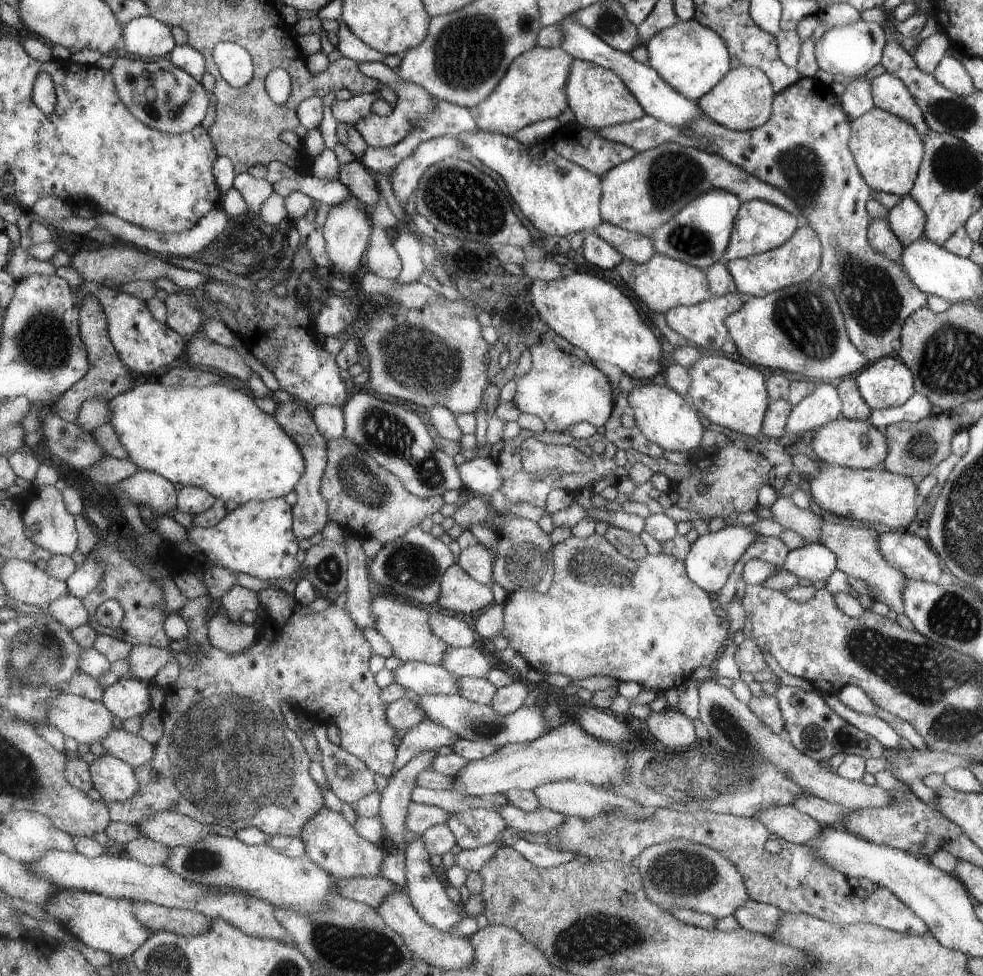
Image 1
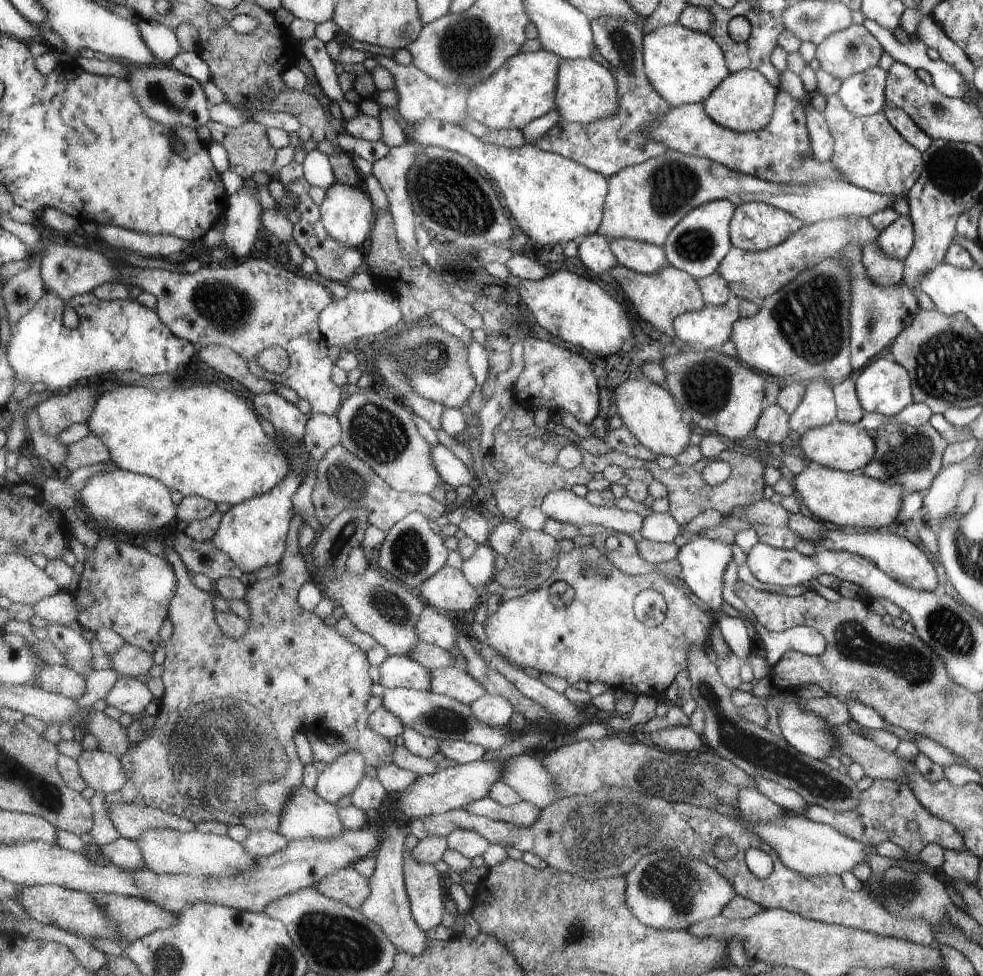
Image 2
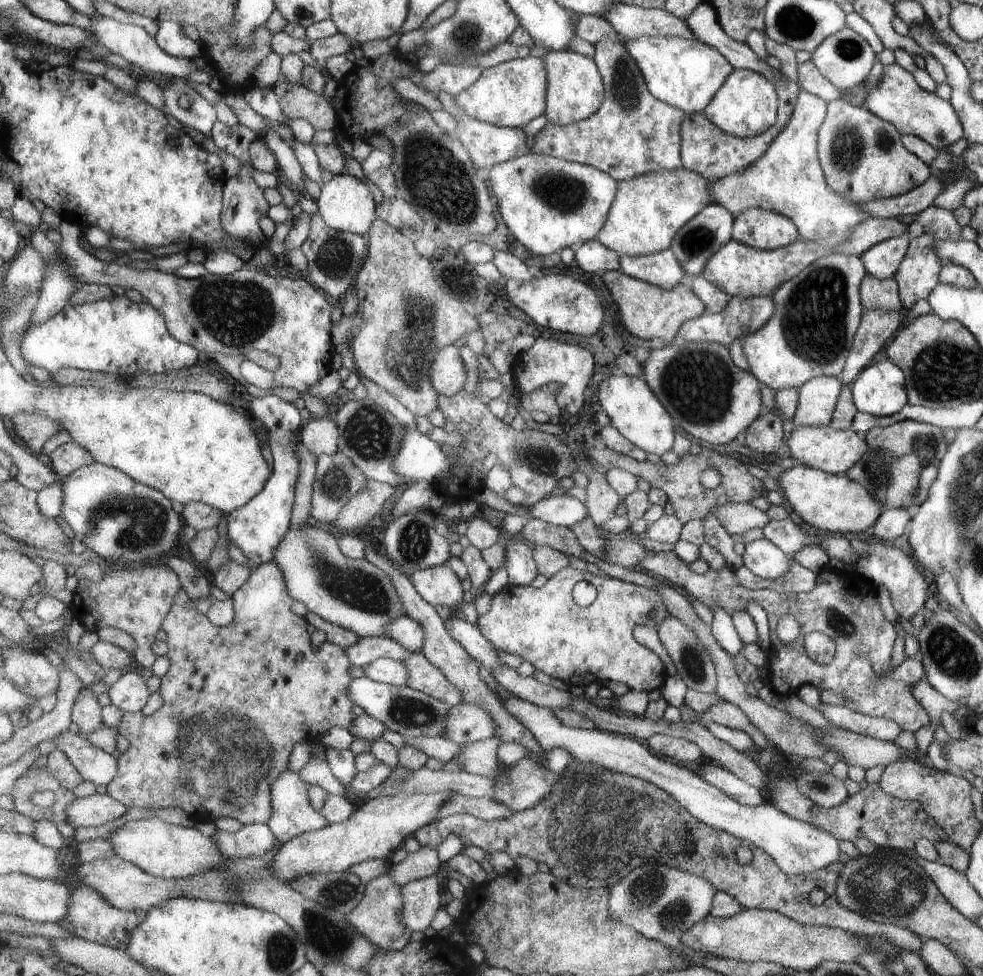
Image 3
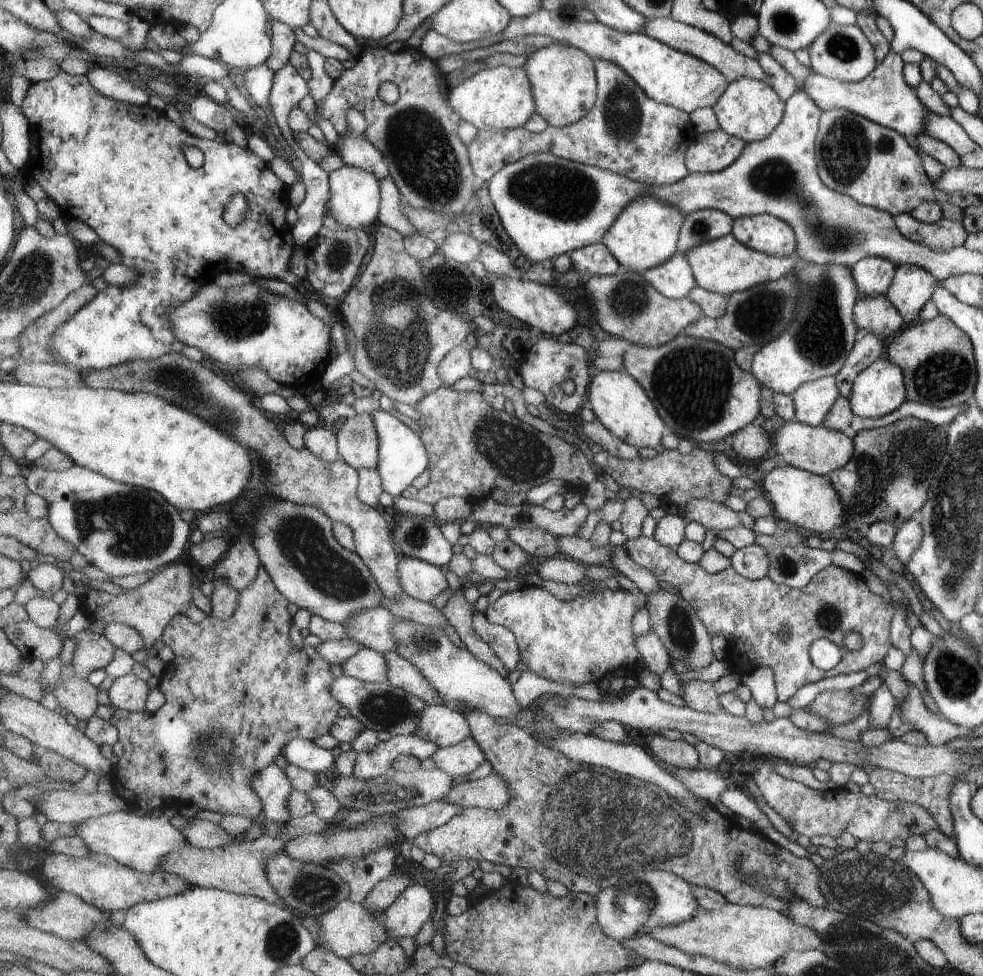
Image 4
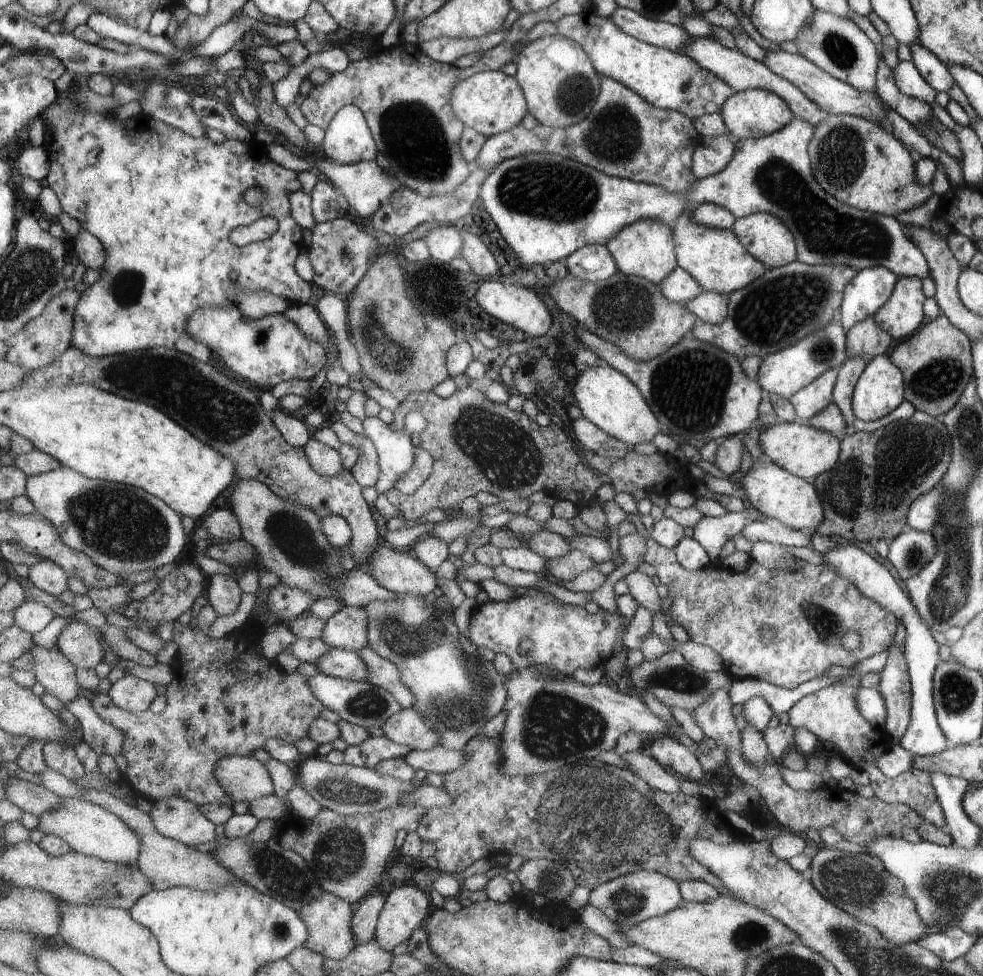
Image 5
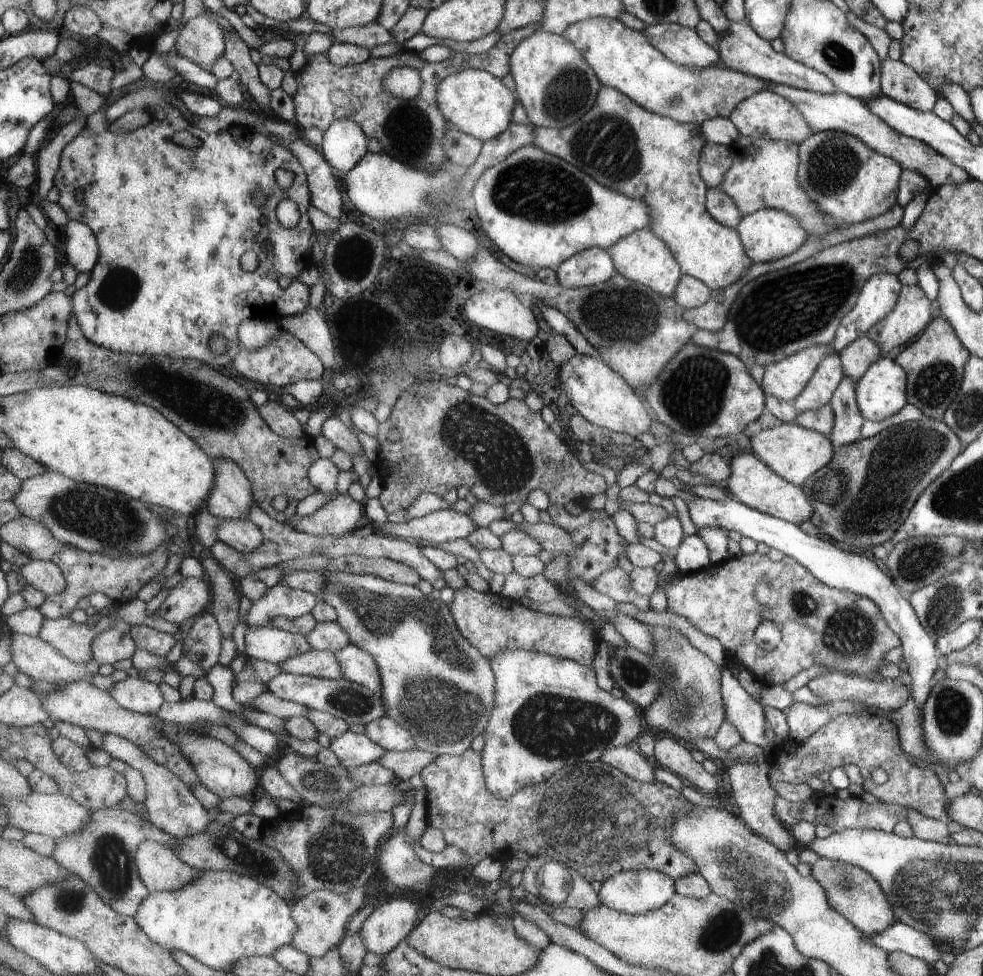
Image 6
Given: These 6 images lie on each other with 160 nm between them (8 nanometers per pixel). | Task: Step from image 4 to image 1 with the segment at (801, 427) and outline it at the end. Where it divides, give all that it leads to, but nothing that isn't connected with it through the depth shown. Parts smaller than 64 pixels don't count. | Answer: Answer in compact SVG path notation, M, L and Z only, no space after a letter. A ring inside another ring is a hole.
M840 416L813 432L810 448L817 463L837 464L837 466L853 469L873 469L881 466L889 454L889 440L882 429L868 425L866 421L846 419ZM863 436L867 438L864 446L861 440Z

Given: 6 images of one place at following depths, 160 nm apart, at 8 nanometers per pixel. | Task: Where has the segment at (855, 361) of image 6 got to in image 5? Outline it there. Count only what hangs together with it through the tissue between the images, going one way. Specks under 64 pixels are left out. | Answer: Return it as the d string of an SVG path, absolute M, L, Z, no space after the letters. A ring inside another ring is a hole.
M866 316L865 319L855 323L846 332L846 359L863 357L866 362L889 348L891 336L881 328L873 316Z

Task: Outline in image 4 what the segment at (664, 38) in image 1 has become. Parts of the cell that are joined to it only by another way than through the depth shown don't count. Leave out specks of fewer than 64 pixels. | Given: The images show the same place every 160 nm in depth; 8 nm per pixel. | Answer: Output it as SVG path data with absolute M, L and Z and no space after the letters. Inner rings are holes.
M541 10L533 15L513 17L509 26L500 34L500 40L523 36L550 36L574 47L583 49L594 59L605 59L619 65L643 89L651 100L671 105L690 113L697 107L712 107L726 90L726 78L710 64L697 57L672 49L662 41L645 33L622 33L601 21L572 21L556 16L552 11Z

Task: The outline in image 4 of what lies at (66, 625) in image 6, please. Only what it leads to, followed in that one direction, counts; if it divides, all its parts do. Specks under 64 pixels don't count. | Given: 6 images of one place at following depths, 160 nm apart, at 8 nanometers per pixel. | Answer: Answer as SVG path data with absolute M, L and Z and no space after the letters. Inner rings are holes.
M83 630L74 637L77 644L72 664L77 676L87 679L92 672L111 664L117 648L107 636Z

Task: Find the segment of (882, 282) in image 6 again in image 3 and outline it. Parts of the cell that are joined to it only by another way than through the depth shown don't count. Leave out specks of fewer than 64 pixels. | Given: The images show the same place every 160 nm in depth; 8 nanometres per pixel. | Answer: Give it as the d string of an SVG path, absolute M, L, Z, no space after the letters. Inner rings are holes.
M907 233L899 234L884 241L875 243L862 252L862 264L867 275L876 279L888 279L898 270L899 263L905 258L906 248L909 246Z

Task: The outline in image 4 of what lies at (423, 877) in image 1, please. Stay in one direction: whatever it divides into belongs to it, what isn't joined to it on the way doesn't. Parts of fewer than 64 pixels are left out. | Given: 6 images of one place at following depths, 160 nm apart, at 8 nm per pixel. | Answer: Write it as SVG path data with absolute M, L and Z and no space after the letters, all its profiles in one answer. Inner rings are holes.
M413 884L388 908L386 928L393 939L415 938L432 918L435 900L426 885Z

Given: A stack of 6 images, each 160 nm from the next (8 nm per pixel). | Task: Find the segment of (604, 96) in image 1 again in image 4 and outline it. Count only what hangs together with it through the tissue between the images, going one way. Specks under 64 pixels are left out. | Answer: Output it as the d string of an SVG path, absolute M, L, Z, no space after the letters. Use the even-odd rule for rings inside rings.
M557 41L527 56L524 68L534 86L538 113L549 125L566 127L584 119L598 99L598 72L594 58L583 49Z

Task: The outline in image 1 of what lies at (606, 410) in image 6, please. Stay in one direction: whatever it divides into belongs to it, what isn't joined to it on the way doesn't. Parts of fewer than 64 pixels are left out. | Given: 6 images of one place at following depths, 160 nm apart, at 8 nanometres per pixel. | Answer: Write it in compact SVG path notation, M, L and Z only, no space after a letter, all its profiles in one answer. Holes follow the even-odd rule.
M645 384L626 394L628 411L633 414L635 427L649 442L657 444L663 451L692 452L701 442L701 422L697 414L683 402L681 395L666 386Z

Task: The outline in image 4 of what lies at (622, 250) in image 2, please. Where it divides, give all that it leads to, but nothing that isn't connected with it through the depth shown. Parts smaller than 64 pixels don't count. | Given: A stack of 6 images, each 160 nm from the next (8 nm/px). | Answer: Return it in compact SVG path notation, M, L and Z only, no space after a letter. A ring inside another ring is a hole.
M679 252L665 263L642 272L641 276L668 299L682 299L696 285L687 259Z

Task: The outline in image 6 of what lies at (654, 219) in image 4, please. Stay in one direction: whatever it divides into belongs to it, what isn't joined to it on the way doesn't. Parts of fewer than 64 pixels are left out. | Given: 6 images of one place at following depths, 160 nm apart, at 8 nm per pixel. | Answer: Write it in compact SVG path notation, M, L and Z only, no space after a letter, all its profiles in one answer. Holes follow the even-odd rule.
M643 227L630 232L629 235L619 239L617 244L608 248L613 257L618 273L625 278L645 285L661 296L671 297L682 278L681 265L674 259L670 249L661 238L657 237L649 228Z

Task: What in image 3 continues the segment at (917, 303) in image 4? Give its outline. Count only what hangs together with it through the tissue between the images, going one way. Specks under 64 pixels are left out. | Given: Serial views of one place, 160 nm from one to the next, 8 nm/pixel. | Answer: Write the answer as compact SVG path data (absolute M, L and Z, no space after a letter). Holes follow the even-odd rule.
M925 231L909 242L905 258L892 276L898 284L902 310L910 309L918 300L926 299L939 283L942 264L934 252L935 247L937 240Z

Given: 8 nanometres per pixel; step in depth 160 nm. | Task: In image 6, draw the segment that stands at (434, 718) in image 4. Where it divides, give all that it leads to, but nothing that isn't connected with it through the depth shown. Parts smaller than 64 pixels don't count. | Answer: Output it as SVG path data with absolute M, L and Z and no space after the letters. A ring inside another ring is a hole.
M389 716L378 718L366 725L365 734L386 751L405 752L415 748L414 736L410 729L406 729Z

